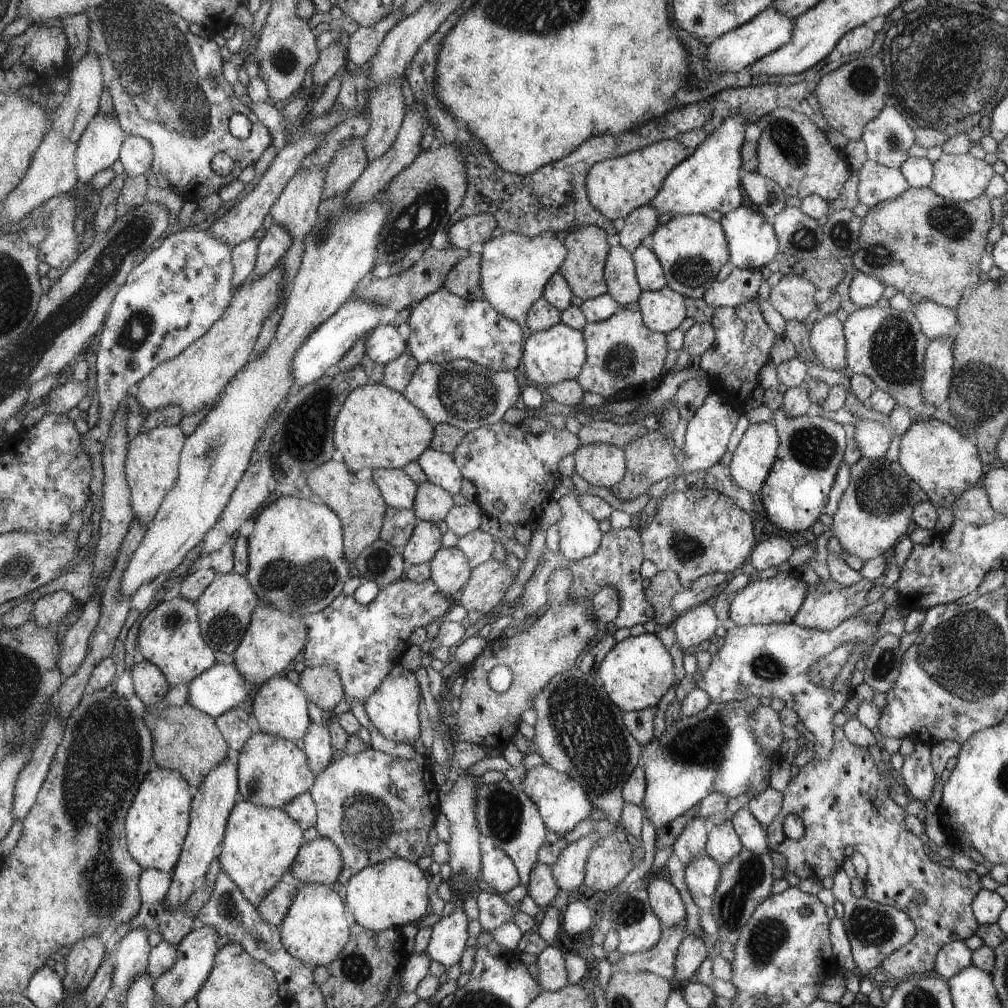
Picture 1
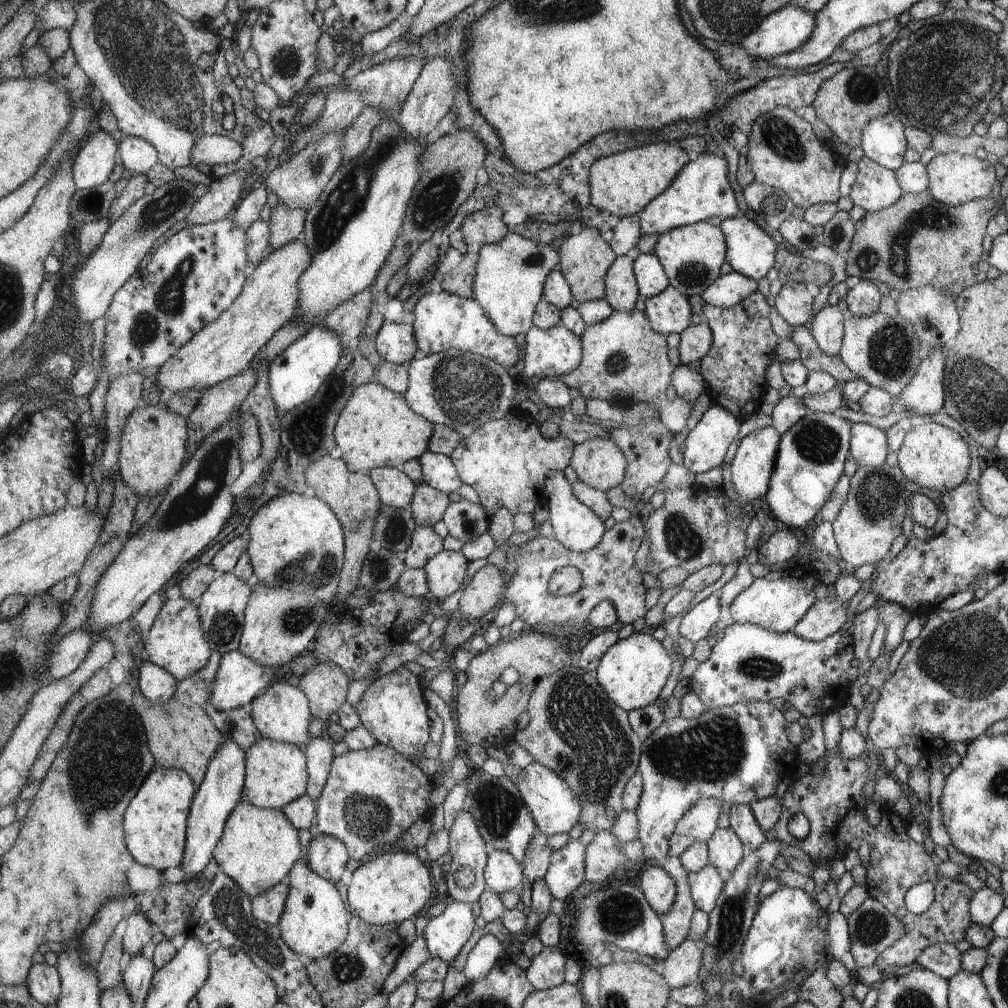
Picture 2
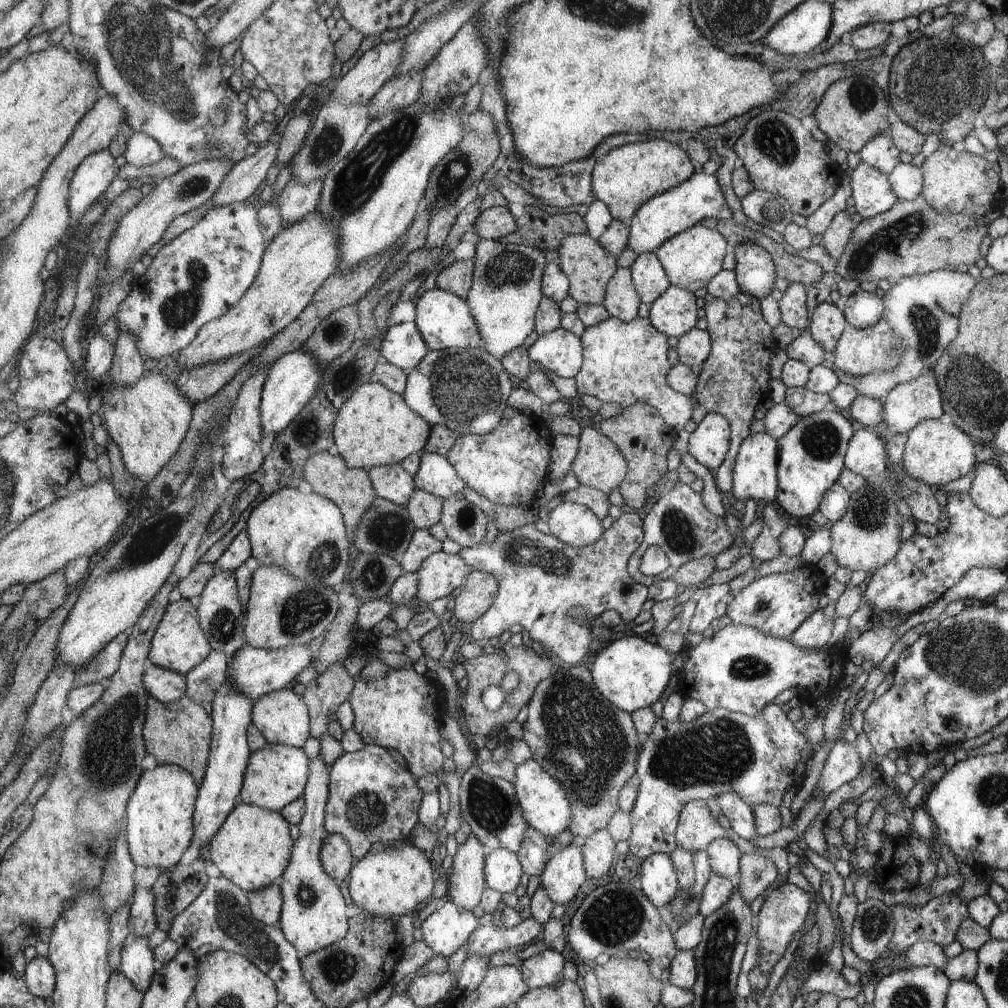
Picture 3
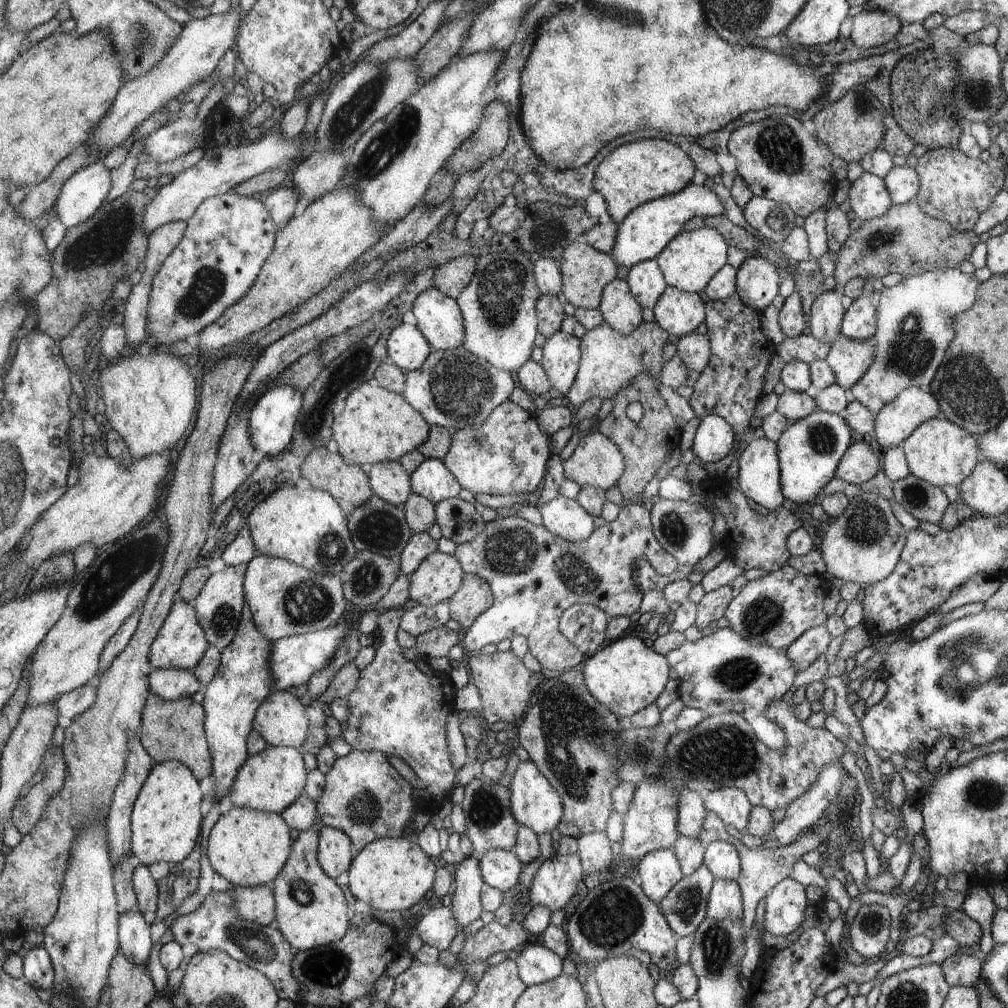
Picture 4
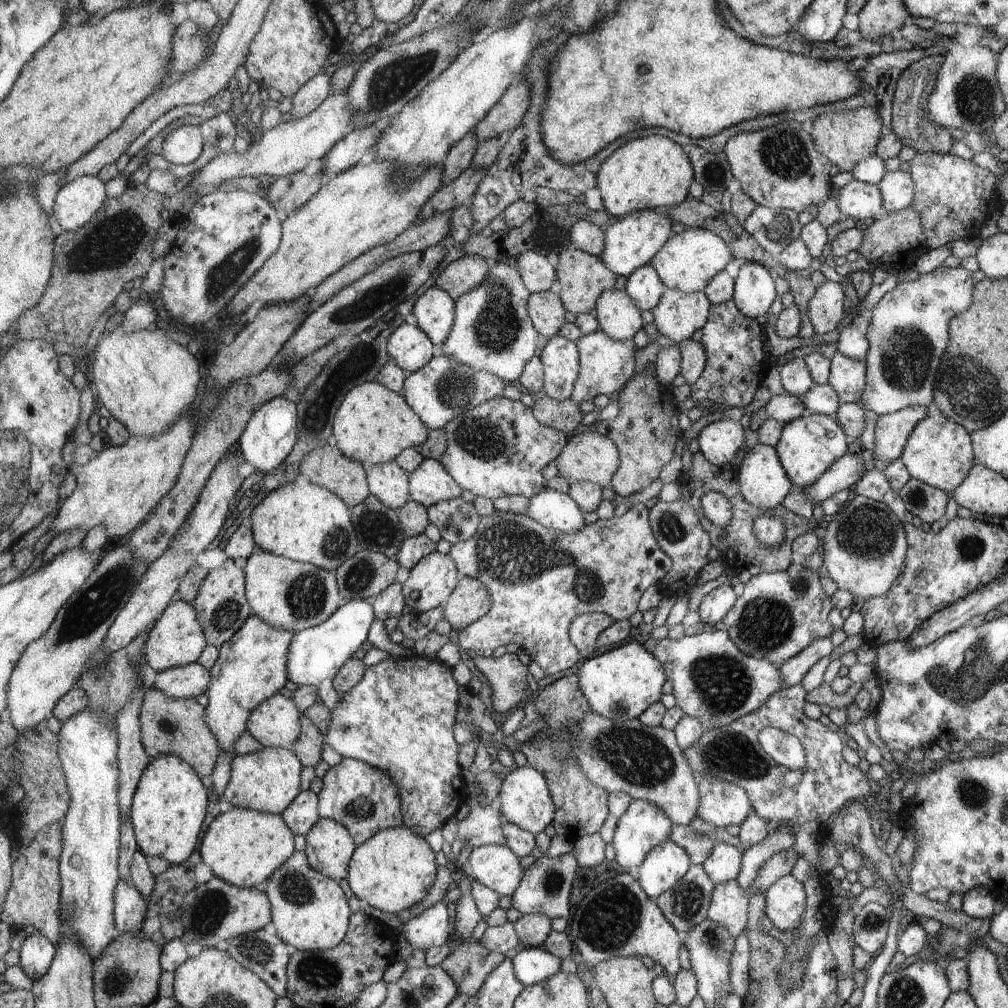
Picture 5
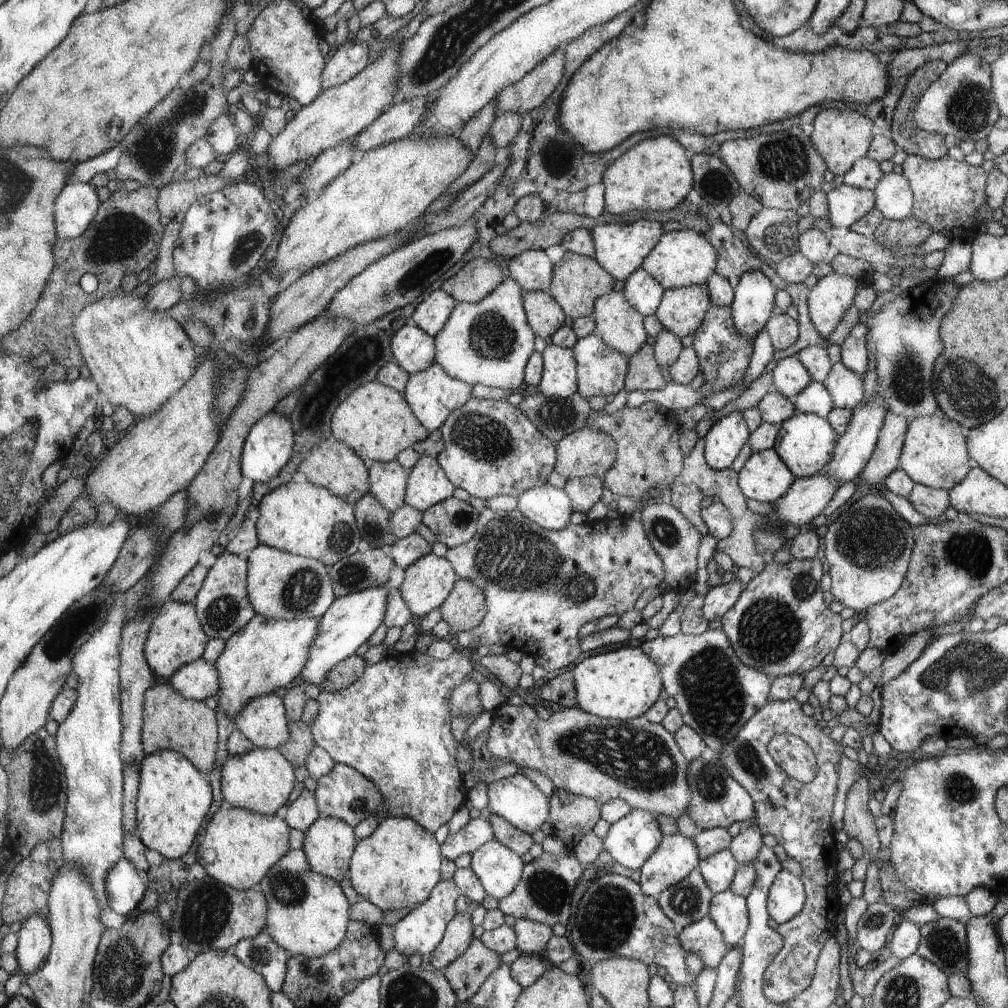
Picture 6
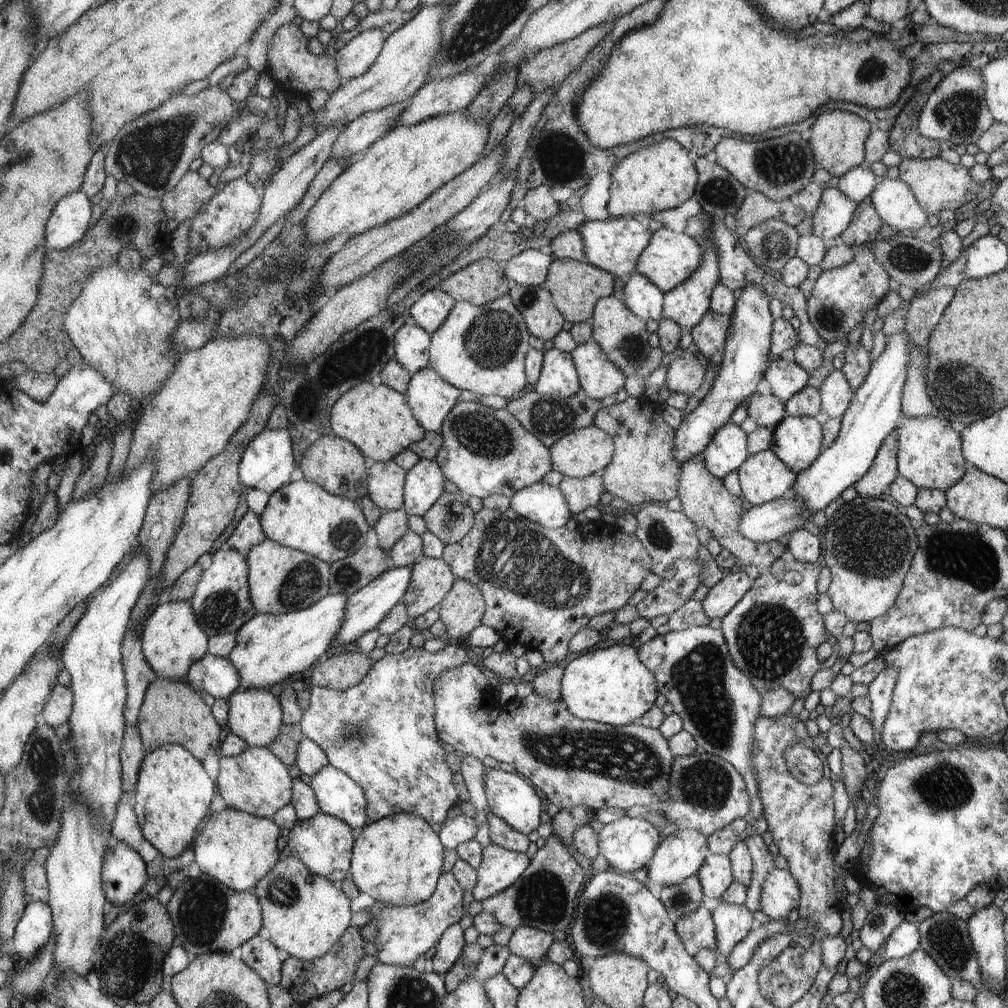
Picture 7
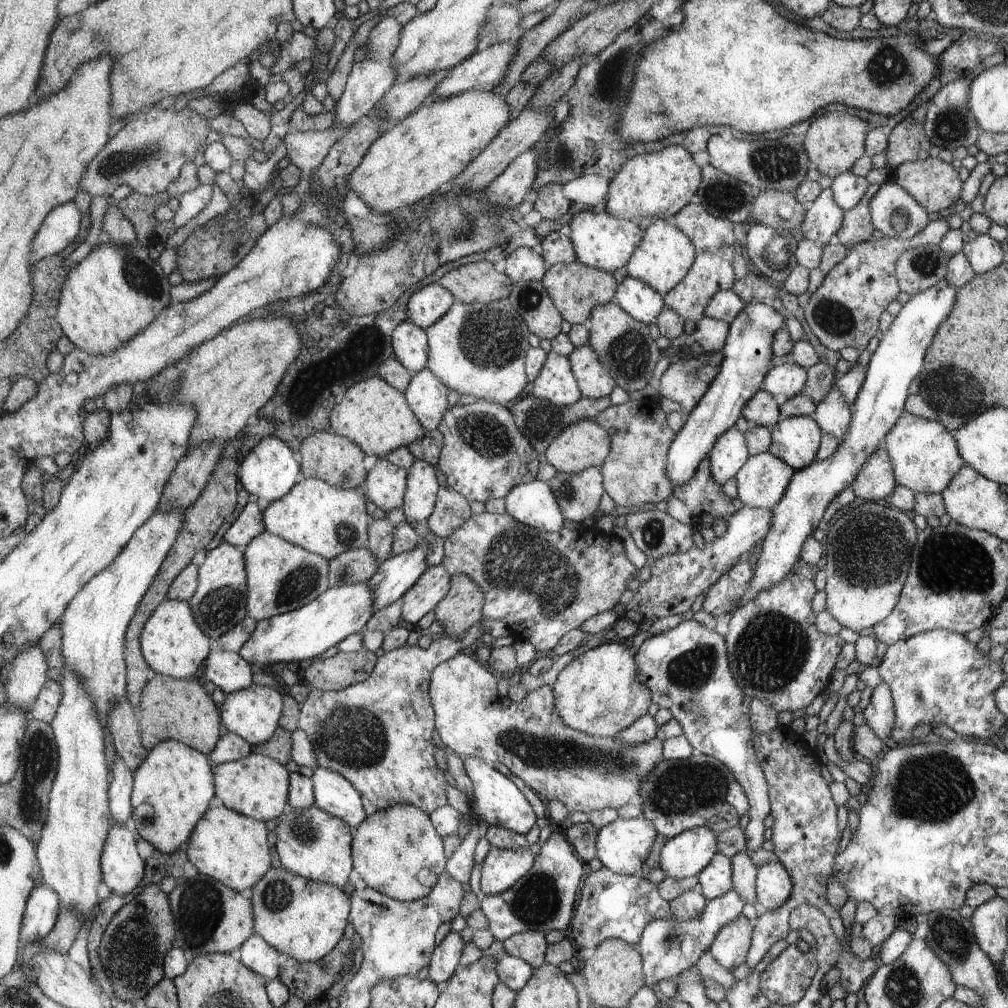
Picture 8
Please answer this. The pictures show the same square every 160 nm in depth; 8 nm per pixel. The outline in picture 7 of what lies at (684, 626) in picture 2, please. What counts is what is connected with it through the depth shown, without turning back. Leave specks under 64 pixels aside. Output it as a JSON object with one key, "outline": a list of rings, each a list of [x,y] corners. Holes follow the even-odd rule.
{"outline":[[[727,572],[702,601],[704,613],[709,619],[727,616],[755,585],[746,572]]]}

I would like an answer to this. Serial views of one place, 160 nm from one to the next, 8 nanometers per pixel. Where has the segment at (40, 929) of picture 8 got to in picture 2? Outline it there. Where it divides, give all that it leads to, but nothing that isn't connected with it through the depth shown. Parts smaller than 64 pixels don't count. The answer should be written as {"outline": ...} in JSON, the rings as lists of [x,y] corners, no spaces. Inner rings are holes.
{"outline":[[[36,963],[30,970],[30,977],[25,984],[31,996],[40,1004],[56,1005],[60,994],[60,977],[56,967],[48,963]]]}

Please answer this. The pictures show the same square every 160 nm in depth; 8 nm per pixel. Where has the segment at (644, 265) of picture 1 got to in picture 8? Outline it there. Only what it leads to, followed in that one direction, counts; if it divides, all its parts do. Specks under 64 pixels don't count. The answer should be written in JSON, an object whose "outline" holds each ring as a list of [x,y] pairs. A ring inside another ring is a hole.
{"outline":[[[626,277],[616,291],[616,300],[624,312],[644,324],[654,322],[663,310],[663,294],[635,277]]]}

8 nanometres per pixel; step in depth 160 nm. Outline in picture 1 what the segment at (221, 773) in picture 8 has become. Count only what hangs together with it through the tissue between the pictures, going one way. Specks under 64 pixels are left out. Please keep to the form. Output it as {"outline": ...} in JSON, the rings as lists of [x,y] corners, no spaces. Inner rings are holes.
{"outline":[[[270,733],[250,735],[244,746],[236,753],[239,764],[239,787],[244,801],[250,801],[273,809],[282,809],[297,796],[310,791],[314,782],[313,769],[307,753],[294,742]]]}

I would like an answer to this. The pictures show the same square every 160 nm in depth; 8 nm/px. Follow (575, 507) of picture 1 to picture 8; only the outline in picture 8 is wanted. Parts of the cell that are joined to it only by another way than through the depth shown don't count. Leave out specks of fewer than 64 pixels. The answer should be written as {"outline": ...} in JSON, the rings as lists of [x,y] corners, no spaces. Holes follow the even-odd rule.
{"outline":[[[536,478],[519,484],[505,496],[506,513],[520,524],[539,531],[559,531],[564,526],[564,515],[552,487]]]}

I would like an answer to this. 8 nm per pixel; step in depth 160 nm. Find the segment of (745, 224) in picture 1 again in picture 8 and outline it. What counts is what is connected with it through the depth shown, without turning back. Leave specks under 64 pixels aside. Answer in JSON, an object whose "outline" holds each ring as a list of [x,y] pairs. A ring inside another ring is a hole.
{"outline":[[[752,302],[730,323],[730,334],[722,350],[724,358],[718,372],[705,395],[689,412],[684,426],[676,433],[675,440],[667,452],[667,473],[675,487],[694,478],[699,464],[706,461],[719,436],[735,426],[743,408],[762,390],[767,372],[775,367],[771,363],[774,356],[774,338],[782,322],[782,314],[768,308],[764,303]]]}

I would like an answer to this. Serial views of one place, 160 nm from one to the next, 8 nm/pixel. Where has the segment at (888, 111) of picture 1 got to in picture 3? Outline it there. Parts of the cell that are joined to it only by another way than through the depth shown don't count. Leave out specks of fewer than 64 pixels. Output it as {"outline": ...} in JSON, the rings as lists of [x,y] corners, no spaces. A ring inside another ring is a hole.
{"outline":[[[888,131],[876,135],[858,153],[862,157],[862,161],[872,165],[872,168],[890,174],[896,168],[896,165],[901,162],[899,159],[900,151],[893,143],[892,135]]]}

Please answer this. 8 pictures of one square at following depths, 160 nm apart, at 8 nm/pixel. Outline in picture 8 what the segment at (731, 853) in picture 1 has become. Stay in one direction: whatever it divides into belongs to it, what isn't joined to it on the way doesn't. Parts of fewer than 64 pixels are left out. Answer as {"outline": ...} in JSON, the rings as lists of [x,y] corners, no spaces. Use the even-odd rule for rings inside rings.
{"outline":[[[722,853],[716,854],[697,876],[700,892],[709,901],[731,891],[734,887],[733,872],[731,857],[724,856]]]}

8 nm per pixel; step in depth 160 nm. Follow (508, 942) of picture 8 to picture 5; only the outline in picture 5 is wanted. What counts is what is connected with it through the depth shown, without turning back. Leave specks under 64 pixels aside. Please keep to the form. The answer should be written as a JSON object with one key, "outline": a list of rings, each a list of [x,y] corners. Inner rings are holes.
{"outline":[[[527,914],[513,923],[519,946],[541,947],[551,934],[551,917],[545,914]]]}

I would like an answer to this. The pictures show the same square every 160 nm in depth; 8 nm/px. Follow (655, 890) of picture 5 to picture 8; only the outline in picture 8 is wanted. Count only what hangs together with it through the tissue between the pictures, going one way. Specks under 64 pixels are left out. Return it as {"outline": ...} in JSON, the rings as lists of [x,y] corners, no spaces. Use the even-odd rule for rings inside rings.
{"outline":[[[696,827],[688,831],[684,831],[676,838],[667,839],[661,848],[659,855],[659,868],[664,871],[667,877],[675,879],[683,879],[684,877],[698,876],[703,868],[711,862],[718,854],[717,834],[706,827]]]}

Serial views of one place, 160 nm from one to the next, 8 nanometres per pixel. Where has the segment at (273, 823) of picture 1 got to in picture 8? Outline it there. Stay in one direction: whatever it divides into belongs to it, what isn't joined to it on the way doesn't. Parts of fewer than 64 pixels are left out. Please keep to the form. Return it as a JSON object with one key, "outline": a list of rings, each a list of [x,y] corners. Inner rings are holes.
{"outline":[[[224,805],[209,808],[196,823],[195,830],[185,849],[188,860],[198,873],[214,877],[236,891],[253,888],[271,870],[272,852],[268,846],[268,828],[265,822],[236,812]]]}

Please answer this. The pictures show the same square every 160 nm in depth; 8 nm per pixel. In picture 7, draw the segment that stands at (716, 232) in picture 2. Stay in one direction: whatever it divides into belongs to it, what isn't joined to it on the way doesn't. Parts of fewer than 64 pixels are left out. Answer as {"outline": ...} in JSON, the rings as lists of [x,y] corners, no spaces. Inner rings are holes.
{"outline":[[[666,227],[658,228],[652,236],[651,244],[648,244],[646,251],[639,257],[635,273],[647,277],[666,295],[668,291],[691,279],[703,263],[703,253],[704,250],[699,242],[687,233],[673,232]]]}

